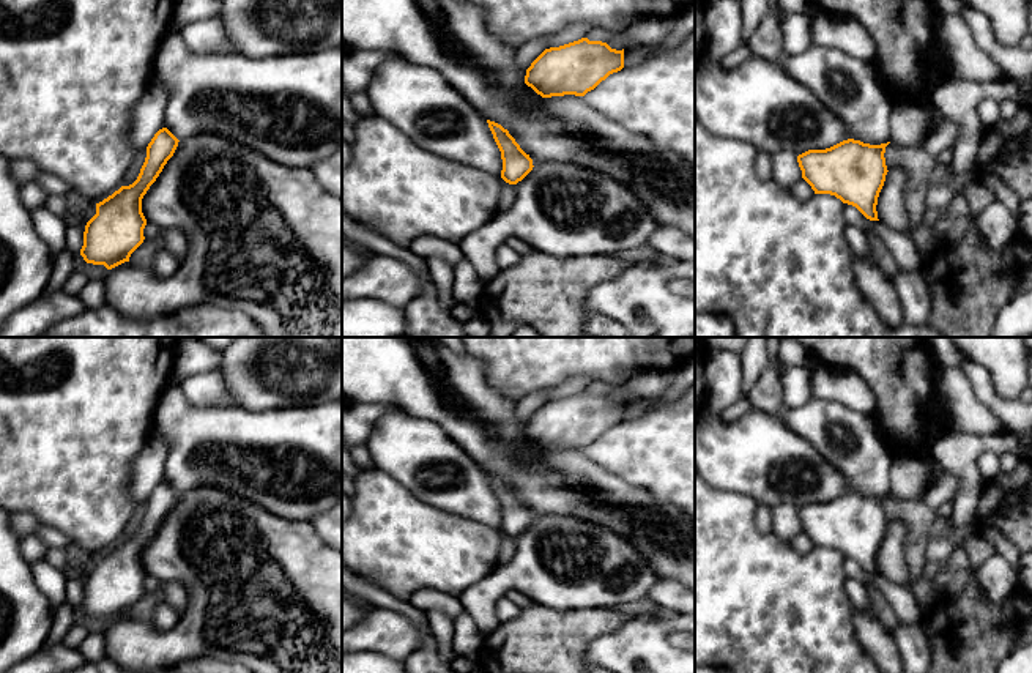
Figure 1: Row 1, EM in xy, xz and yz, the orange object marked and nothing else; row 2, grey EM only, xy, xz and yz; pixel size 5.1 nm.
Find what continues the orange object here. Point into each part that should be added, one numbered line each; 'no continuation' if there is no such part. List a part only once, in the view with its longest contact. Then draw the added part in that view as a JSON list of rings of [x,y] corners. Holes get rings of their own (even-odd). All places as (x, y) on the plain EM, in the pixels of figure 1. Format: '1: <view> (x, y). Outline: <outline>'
no continuation

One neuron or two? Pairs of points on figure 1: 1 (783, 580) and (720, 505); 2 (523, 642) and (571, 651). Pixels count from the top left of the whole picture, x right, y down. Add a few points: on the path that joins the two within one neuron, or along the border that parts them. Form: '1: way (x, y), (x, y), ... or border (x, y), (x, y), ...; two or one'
1: way (764, 561), (727, 524); one
2: way (534, 645), (560, 651); one

